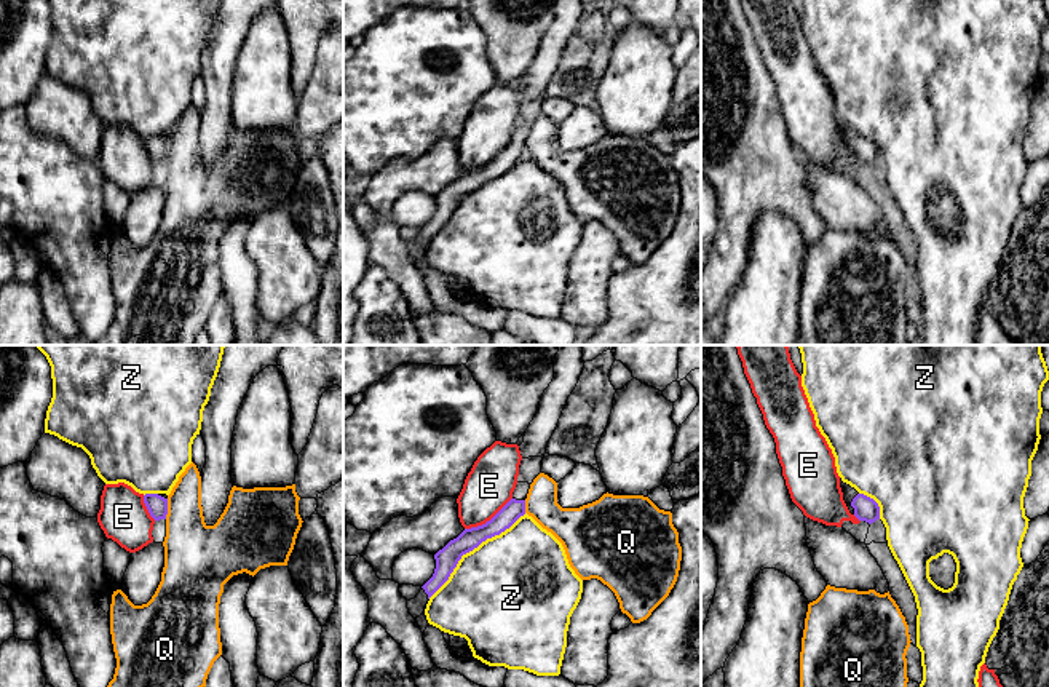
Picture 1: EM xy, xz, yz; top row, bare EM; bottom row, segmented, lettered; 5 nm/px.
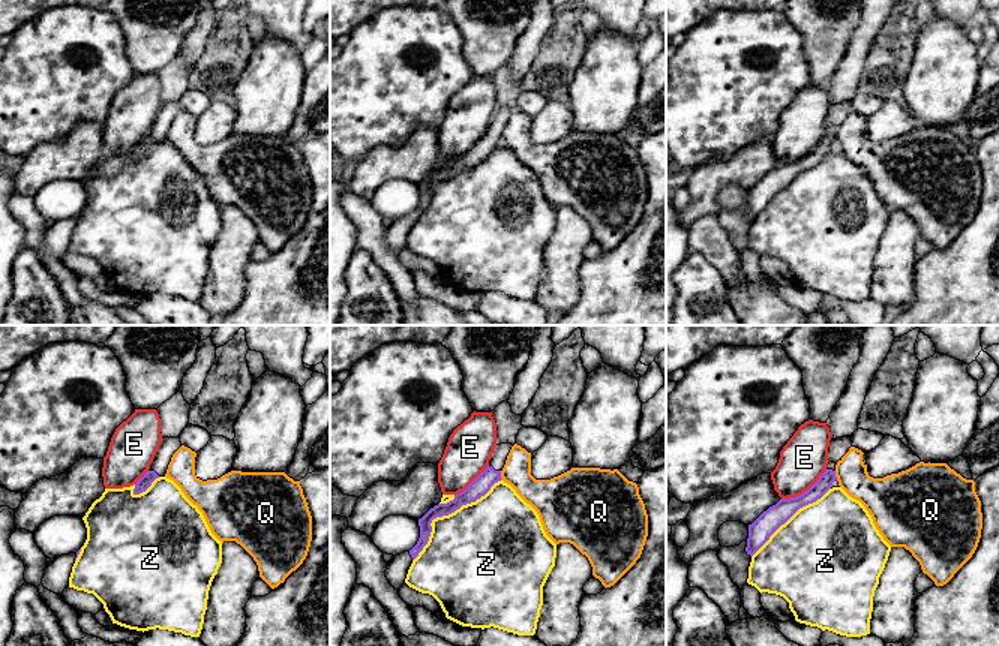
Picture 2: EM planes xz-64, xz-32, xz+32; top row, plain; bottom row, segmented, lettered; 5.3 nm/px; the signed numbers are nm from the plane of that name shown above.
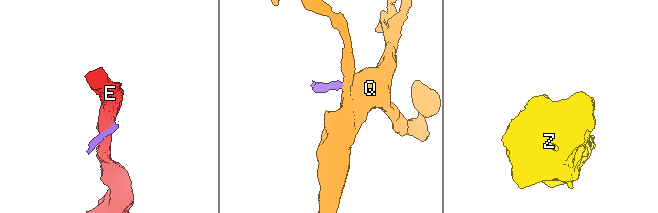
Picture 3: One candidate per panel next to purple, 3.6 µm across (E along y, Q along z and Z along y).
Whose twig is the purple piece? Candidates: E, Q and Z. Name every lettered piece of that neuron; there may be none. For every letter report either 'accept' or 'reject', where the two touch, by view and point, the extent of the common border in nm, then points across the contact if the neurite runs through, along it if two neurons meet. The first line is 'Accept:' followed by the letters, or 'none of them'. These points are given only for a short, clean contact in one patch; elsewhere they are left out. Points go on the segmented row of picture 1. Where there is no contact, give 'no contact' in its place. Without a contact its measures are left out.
Accept: none of them
E: reject; contact xz (487, 521); length 280 nm; border xz (511, 497), (489, 520), (465, 529)
Q: reject; contact xy (166, 508); length 110 nm
Z: reject; contact xz (473, 548); length 650 nm

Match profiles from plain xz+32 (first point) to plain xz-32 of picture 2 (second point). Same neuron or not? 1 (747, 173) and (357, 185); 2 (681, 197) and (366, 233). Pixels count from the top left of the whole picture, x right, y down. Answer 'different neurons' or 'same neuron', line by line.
1: same neuron
2: same neuron

